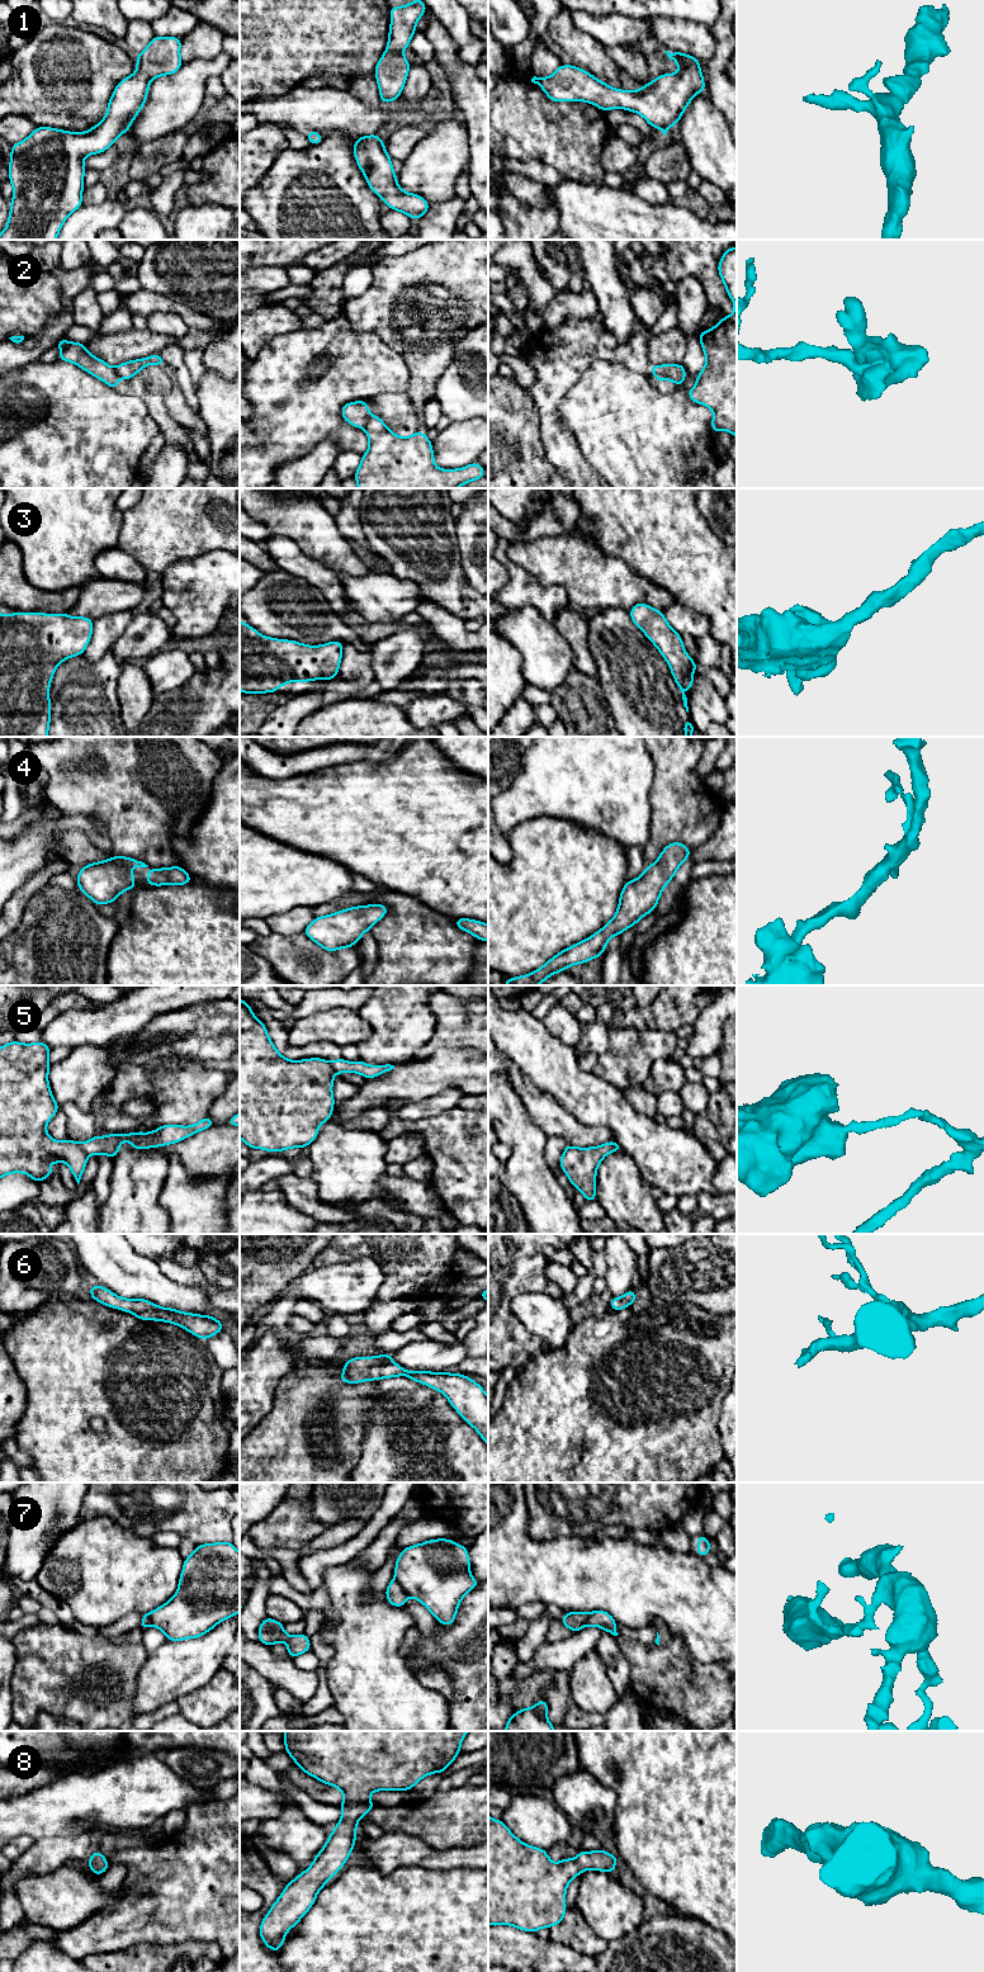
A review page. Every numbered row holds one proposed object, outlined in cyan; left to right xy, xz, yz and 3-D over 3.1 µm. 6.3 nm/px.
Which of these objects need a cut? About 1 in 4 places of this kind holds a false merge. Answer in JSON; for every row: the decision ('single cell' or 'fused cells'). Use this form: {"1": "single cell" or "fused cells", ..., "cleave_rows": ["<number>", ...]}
{"1": "single cell", "2": "fused cells", "3": "single cell", "4": "single cell", "5": "fused cells", "6": "single cell", "7": "fused cells", "8": "single cell", "cleave_rows": ["2", "5", "7"]}

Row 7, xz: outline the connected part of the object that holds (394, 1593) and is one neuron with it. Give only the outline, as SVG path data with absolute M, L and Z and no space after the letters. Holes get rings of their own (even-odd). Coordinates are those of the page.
M396 1579L388 1584L385 1597L392 1607L405 1607L408 1598L407 1593Z

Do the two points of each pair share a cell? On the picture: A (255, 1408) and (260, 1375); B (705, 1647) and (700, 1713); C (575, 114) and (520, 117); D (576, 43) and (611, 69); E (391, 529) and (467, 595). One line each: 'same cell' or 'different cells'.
A: same cell
B: different cells
C: same cell
D: same cell
E: same cell

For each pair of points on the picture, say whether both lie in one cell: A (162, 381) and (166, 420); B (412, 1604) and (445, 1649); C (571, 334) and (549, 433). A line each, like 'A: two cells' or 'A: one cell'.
A: one cell
B: two cells
C: one cell

